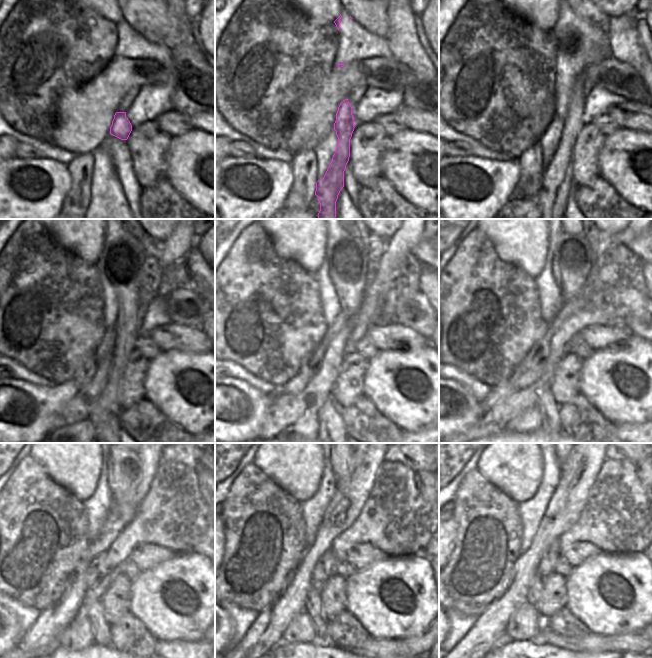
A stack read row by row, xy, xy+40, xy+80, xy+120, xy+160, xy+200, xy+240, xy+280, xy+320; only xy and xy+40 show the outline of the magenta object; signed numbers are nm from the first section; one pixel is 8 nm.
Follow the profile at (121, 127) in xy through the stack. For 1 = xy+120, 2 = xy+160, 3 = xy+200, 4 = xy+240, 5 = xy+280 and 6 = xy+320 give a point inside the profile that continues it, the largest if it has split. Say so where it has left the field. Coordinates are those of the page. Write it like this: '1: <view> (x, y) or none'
1: xy+120 (125, 259)
2: xy+160 (349, 261)
3: xy+200 (573, 260)
4: xy+240 (123, 479)
5: xy+280 (342, 469)
6: xy+320 (561, 463)

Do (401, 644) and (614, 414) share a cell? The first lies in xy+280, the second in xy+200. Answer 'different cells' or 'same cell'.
different cells

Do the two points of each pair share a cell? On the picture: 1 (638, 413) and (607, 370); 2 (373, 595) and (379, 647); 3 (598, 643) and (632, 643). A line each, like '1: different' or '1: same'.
1: same
2: different
3: same

